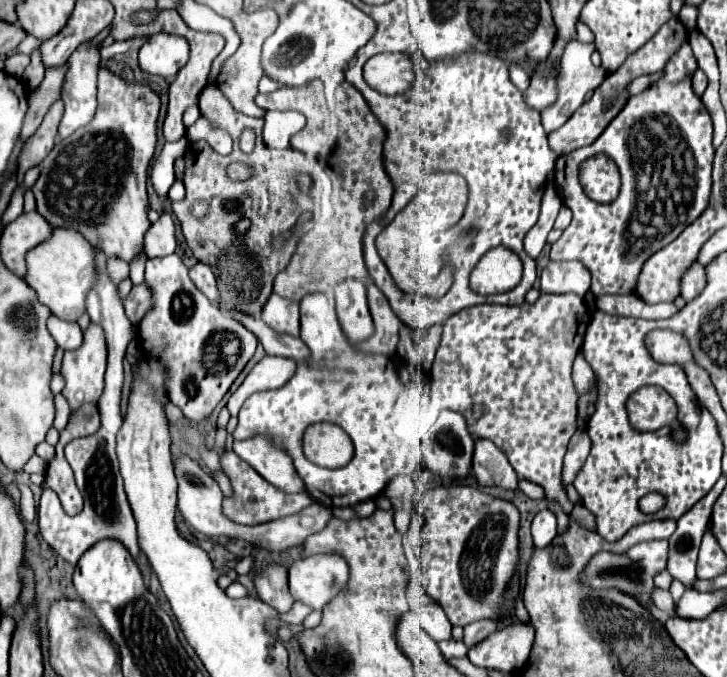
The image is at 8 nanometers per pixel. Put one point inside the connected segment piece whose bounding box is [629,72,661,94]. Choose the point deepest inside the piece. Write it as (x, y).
(640, 84)

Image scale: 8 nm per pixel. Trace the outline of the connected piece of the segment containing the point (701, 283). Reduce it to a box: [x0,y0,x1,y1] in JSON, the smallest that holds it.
[681,264,705,300]

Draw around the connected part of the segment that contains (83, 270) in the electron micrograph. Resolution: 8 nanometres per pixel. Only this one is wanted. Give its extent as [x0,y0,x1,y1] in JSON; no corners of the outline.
[23,228,95,322]

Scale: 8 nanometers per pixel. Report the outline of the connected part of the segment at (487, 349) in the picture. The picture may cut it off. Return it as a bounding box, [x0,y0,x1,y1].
[431,292,591,514]

